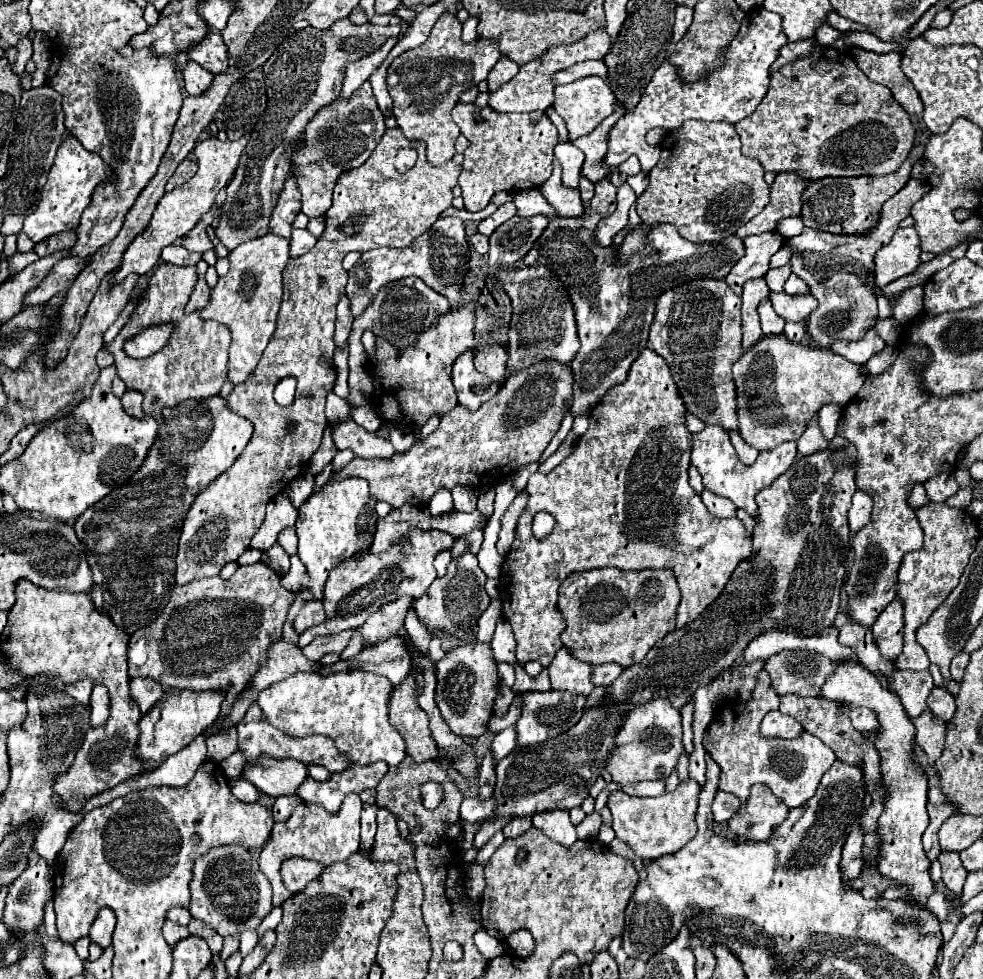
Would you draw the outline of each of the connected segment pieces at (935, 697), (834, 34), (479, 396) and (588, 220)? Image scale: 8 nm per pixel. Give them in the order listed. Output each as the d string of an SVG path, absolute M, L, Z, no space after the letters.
M940 688L932 690L932 696L928 698L930 710L944 722L950 722L954 712L956 712L956 702L954 696L948 696L948 692L942 692Z
M824 24L824 28L820 28L820 32L816 32L816 40L820 42L820 44L832 44L834 40L838 40L842 36L842 32L838 32L838 30L834 30L832 26L828 26L828 24Z
M466 352L464 356L460 356L460 360L456 360L452 368L452 380L458 394L458 402L464 404L466 408L476 410L482 402L496 396L502 383L493 382L490 378L482 376L480 372L476 372L472 358L474 354Z
M608 180L596 184L596 196L584 204L584 218L554 218L532 250L522 258L524 264L544 264L552 268L568 284L578 322L580 352L572 360L574 372L574 404L572 416L588 414L594 404L602 400L608 388L622 384L632 362L648 344L648 330L654 318L654 304L658 296L684 280L694 278L726 278L730 268L744 256L744 244L736 236L720 242L696 244L684 240L674 226L662 224L650 228L648 244L658 250L656 256L630 256L622 266L618 260L618 246L626 238L624 228L614 236L610 248L600 248L592 242L596 224L616 210L616 186Z

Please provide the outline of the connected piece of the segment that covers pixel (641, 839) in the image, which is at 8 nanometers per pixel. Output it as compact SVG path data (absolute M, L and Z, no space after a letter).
M686 780L680 782L680 786L672 794L664 794L658 798L638 798L628 796L624 792L614 792L608 800L608 808L612 810L614 818L612 828L616 832L616 838L626 842L642 860L654 860L664 854L680 850L698 832L694 818L700 790L702 788L696 780Z

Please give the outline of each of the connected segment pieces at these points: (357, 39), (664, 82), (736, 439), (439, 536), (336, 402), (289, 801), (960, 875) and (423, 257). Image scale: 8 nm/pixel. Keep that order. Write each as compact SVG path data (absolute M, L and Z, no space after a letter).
M344 18L336 20L328 30L304 28L300 32L292 32L268 58L264 64L268 108L256 122L254 134L250 136L240 156L238 170L226 188L220 226L216 228L218 240L228 250L238 248L238 244L246 240L268 234L272 208L276 206L280 188L284 186L284 180L290 172L288 156L292 154L292 148L296 148L304 124L308 124L308 120L322 106L334 102L340 96L344 72L352 60L360 60L372 54L376 48L380 48L380 44L384 44L388 36L396 34L396 26L376 26L370 22L356 26Z
M754 8L746 14L742 20L738 36L732 38L728 48L724 50L724 64L710 70L704 80L698 82L684 82L678 68L666 58L658 70L654 72L652 80L644 88L644 94L636 108L628 112L624 118L616 122L616 126L610 130L608 138L608 156L606 164L620 166L628 156L638 156L641 169L645 172L658 163L660 147L650 146L644 136L650 128L680 128L684 120L710 120L710 122L740 122L742 118L750 116L756 106L762 102L768 82L770 82L770 66L778 58L780 46L784 46L788 40L784 40L784 34L780 32L780 16L774 12L768 12L764 8Z
M730 432L730 440L732 445L740 459L745 465L751 465L755 462L759 455L759 452L749 446L738 432Z
M414 530L404 542L394 544L394 548L388 548L388 552L382 554L366 554L366 556L356 556L356 560L348 560L348 564L342 564L340 568L334 568L328 576L326 590L324 590L324 608L326 608L326 622L308 628L306 632L300 634L298 646L304 648L310 644L316 636L328 636L328 634L340 634L350 628L360 628L366 618L376 612L386 602L392 602L394 598L400 596L410 596L410 598L420 598L428 590L428 586L436 580L436 570L434 570L434 556L438 550L452 548L454 538L448 536L446 532L432 530L432 532L420 532Z
M333 391L328 392L328 398L326 398L326 418L330 424L334 420L346 420L348 418L348 403L336 396Z
M294 794L294 796L280 796L280 798L276 798L276 802L274 802L274 806L272 806L274 820L286 820L300 802L302 802L302 800L300 800L300 796L296 796L296 794Z
M940 852L938 856L940 864L942 864L942 882L948 888L948 892L952 896L960 896L962 894L962 886L966 880L966 868L960 862L960 856L956 852Z
M440 218L424 236L418 236L406 248L374 248L360 256L360 260L350 268L350 280L346 286L346 296L352 304L352 314L360 316L364 308L372 302L378 288L388 284L390 280L415 276L432 286L436 292L446 296L450 302L458 302L462 298L462 280L468 272L468 242L464 234L464 224L460 218Z

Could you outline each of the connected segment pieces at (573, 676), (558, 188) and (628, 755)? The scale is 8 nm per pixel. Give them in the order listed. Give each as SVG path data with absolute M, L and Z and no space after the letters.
M566 646L556 654L552 664L548 666L548 672L550 672L550 680L552 680L552 690L568 690L568 692L586 694L588 696L586 708L592 708L592 704L596 704L596 700L600 700L600 696L604 696L604 688L596 688L590 682L592 664L576 660L568 652Z
M554 159L552 162L552 176L540 186L542 196L558 210L560 216L582 216L580 212L584 212L582 208L582 200L580 200L580 192L572 192L568 188L564 188L564 184L560 184L560 174L562 174L562 166L560 162Z
M650 700L648 704L634 708L628 714L628 720L624 720L624 728L620 736L616 736L616 756L608 760L606 770L612 774L612 780L620 784L660 780L670 776L682 752L684 744L680 712L672 708L668 700Z

